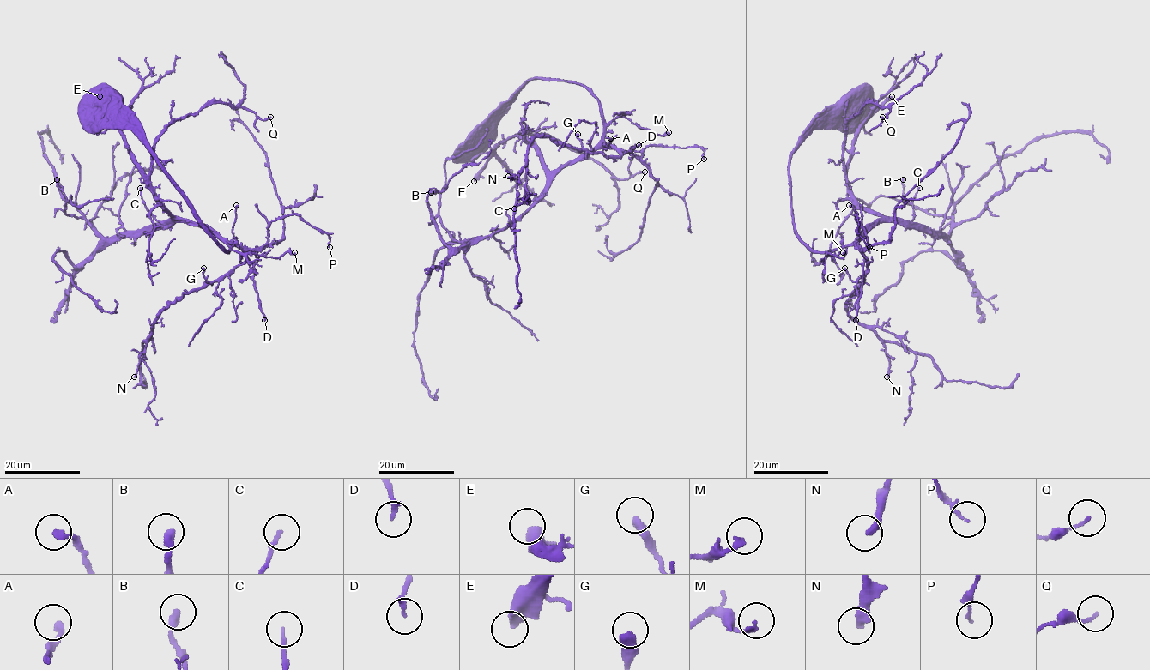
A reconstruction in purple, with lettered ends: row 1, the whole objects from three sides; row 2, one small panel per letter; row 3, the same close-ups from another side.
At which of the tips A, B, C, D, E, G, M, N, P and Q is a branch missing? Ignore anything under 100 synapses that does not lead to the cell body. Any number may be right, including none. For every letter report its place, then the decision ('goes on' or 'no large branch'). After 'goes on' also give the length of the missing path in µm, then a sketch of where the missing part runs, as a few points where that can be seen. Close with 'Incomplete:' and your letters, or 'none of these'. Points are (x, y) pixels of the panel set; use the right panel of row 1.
A: place (849, 205); no large branch
B: place (903, 179); no large branch
C: place (919, 188); no large branch
D: place (856, 320); no large branch
E: place (892, 96); goes on; missing 80 µm; course (892, 96), (922, 87), (974, 54), (993, 29), (991, 8), (989, 5), (991, 0)
G: place (844, 268); no large branch
M: place (843, 252); no large branch
N: place (886, 377); no large branch
P: place (869, 247); no large branch
Q: place (882, 117); no large branch
Incomplete: E

